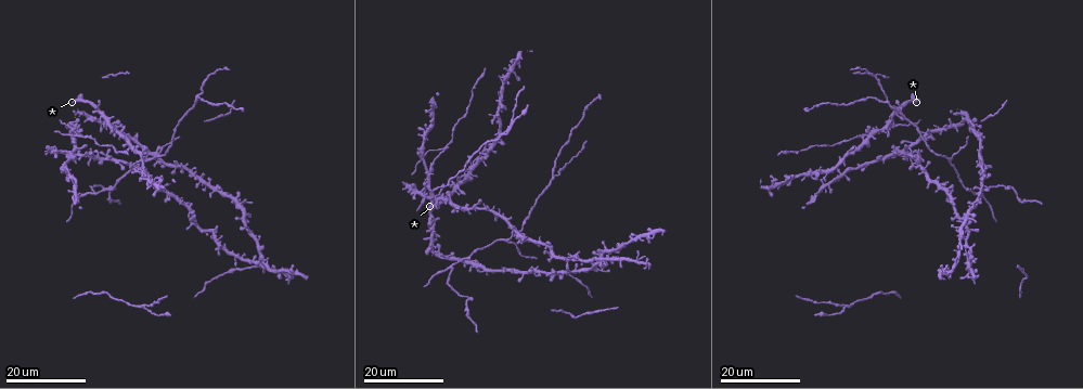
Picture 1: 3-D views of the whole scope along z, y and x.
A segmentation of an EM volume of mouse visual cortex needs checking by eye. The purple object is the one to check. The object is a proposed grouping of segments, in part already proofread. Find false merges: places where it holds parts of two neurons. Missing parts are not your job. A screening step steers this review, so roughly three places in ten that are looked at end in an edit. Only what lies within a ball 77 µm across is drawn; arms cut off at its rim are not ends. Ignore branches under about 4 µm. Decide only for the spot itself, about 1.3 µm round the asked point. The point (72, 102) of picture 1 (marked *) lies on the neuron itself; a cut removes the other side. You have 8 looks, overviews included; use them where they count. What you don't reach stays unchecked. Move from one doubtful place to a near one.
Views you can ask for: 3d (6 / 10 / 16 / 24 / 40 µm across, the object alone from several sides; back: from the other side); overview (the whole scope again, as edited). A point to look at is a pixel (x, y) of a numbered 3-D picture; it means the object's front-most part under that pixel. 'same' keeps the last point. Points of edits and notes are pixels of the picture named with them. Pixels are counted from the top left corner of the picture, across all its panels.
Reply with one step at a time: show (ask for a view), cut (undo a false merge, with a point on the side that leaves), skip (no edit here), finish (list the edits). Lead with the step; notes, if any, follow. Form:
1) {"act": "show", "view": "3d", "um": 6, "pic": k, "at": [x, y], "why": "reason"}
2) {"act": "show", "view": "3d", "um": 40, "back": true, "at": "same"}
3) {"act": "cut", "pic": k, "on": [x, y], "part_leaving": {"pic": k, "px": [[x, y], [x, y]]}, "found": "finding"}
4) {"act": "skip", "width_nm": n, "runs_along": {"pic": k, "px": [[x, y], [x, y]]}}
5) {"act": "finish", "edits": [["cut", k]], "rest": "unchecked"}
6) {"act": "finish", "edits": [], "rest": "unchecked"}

{"act": "show", "view": "3d", "um": 16, "pic": 1, "at": [888, 103], "why": "branch point"}

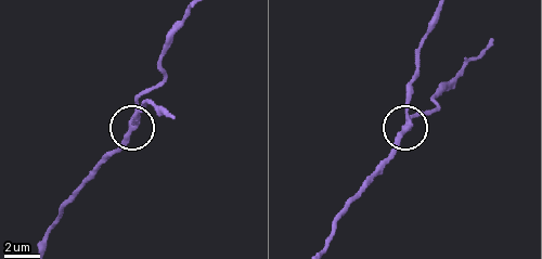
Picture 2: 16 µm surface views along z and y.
{"act": "show", "view": "3d", "um": 10, "pic": 2, "at": [406, 122]}

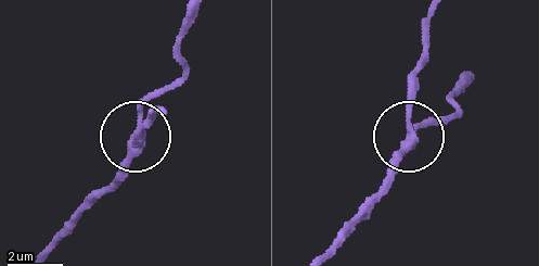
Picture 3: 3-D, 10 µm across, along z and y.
{"act": "show", "view": "3d", "um": 6, "pic": 3, "at": [412, 134]}

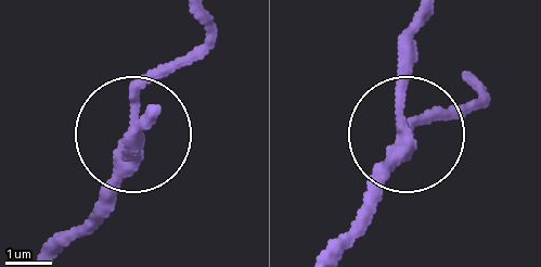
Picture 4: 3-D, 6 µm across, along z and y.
{"act": "skip", "runs_along": {"pic": 4, "px": [[330, 249], [396, 144], [477, 98]]}, "found": "all the same neuron"}

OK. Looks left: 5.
{"act": "show", "view": "3d", "um": 16, "pic": 1, "at": [620, 259], "why": "four or more arms meet"}

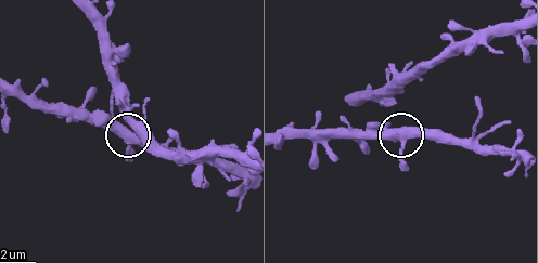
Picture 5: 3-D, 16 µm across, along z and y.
{"act": "show", "view": "3d", "um": 10, "pic": 5, "at": [404, 141]}

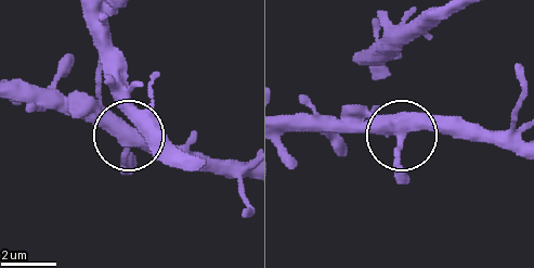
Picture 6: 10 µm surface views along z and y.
{"act": "skip", "side_arm_um": 10, "found": "continuous, no second neuron"}

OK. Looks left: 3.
{"act": "show", "view": "3d", "um": 24, "pic": 1, "at": [501, 133], "why": "side arm on a straight run"}

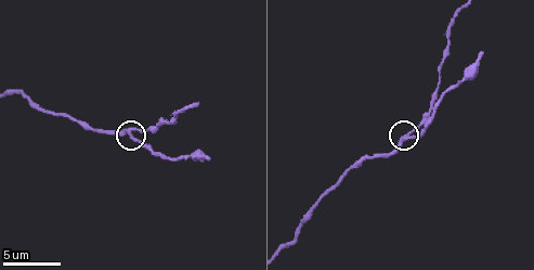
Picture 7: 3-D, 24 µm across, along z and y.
{"act": "show", "view": "3d", "um": 6, "pic": 7, "at": [403, 138]}

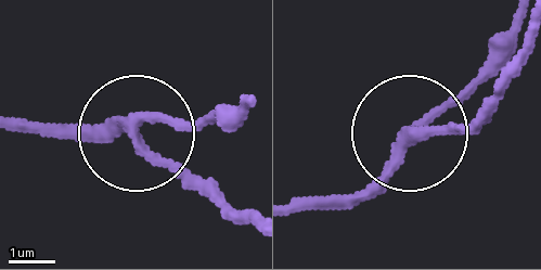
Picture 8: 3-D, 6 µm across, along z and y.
{"act": "skip", "width_nm": 240, "found": "one neuron here"}

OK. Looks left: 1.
{"act": "finish", "edits": [], "rest": "unchecked"}

